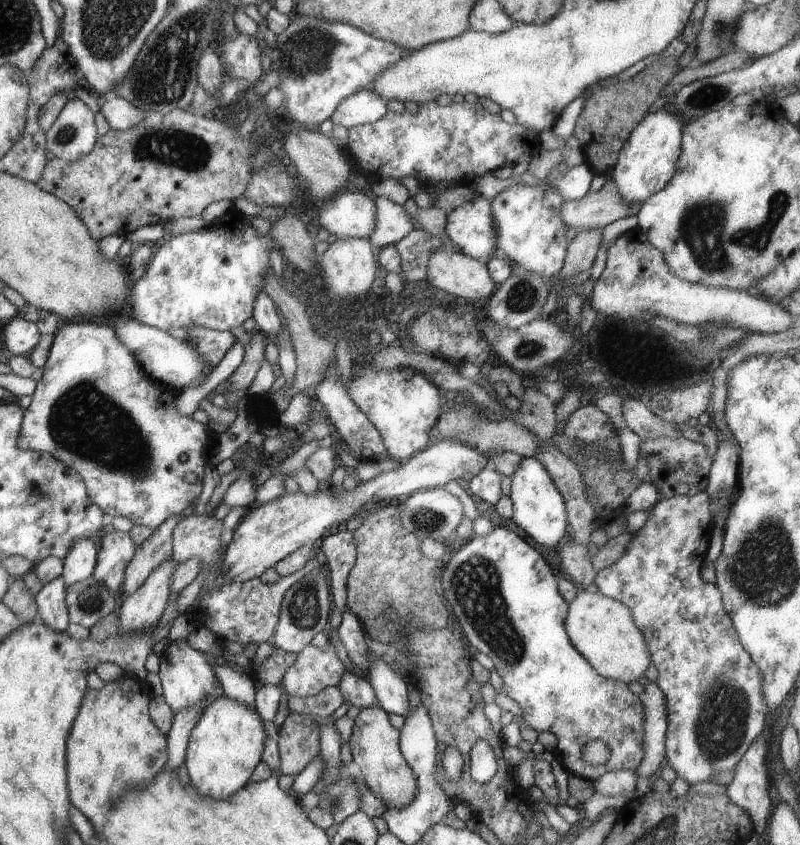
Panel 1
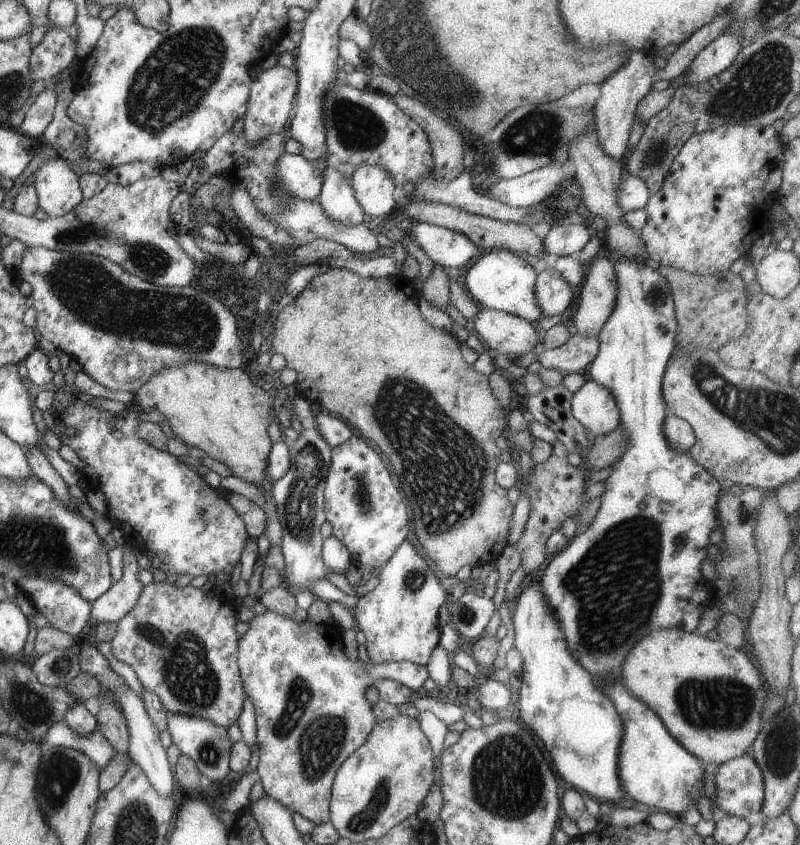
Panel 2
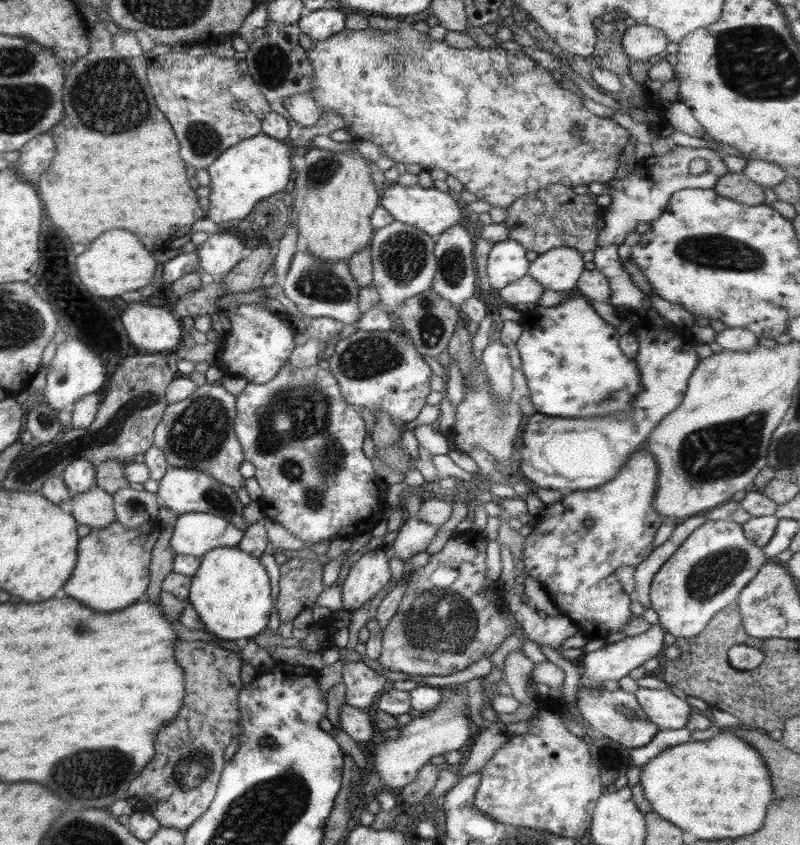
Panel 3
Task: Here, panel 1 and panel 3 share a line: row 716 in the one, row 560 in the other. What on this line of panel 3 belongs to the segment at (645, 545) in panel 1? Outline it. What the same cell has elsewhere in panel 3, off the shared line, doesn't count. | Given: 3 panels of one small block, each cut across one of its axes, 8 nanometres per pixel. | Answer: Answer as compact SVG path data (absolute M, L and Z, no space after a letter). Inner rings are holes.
M731 519L706 520L659 567L649 583L647 608L655 611L658 625L671 636L690 637L706 622L736 600L739 591L765 562L763 549L755 546Z

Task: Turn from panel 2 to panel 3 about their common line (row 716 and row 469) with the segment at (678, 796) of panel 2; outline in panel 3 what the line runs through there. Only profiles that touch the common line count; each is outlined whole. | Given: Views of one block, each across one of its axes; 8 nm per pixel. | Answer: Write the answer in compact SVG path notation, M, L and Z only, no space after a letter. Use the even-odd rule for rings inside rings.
M645 449L632 452L627 460L627 463L619 469L619 473L617 473L615 478L611 479L609 482L605 482L605 484L602 484L593 490L577 490L569 492L569 494L563 494L560 501L545 505L543 517L538 517L537 524L535 524L535 526L531 526L531 532L524 538L524 543L522 545L523 557L521 559L524 564L524 572L529 576L532 576L535 581L540 584L561 615L570 619L577 628L587 634L587 641L599 638L605 639L609 636L609 634L613 634L613 632L620 632L622 630L622 626L625 626L627 621L632 617L632 613L629 610L631 601L630 595L625 594L621 585L617 583L617 580L614 577L614 570L620 566L636 567L637 564L645 559L654 549L651 542L653 542L655 531L659 528L662 521L660 516L657 514L657 511L654 511L652 505L656 491L657 466L655 466L655 458L651 455L652 454ZM586 520L590 520L592 522L592 525L589 528L583 526L583 521Z

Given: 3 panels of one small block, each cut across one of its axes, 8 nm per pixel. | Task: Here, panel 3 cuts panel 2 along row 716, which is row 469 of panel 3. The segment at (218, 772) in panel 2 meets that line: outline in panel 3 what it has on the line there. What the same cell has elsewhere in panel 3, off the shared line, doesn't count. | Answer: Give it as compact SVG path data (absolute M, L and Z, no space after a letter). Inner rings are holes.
M168 465L158 483L158 489L155 493L157 504L171 509L177 516L180 513L201 511L224 518L237 530L245 531L247 529L242 515L244 506L237 499L234 490L230 486L214 480L211 476L197 472L197 470L191 470L189 467Z

